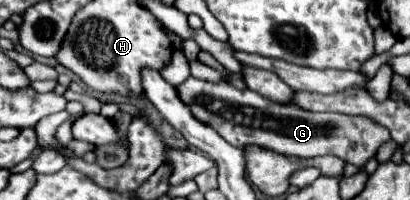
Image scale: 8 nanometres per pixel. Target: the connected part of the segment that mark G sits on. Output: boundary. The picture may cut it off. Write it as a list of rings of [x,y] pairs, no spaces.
[[[187,78],[177,86],[181,100],[191,108],[197,120],[211,124],[231,146],[245,148],[249,144],[257,144],[269,148],[273,152],[297,158],[315,158],[333,154],[341,160],[363,168],[365,162],[375,156],[379,146],[387,142],[389,130],[385,126],[375,124],[367,116],[349,116],[349,114],[333,114],[333,112],[309,112],[299,106],[273,104],[271,100],[259,96],[251,90],[237,90],[229,82],[203,82],[197,78]]]

